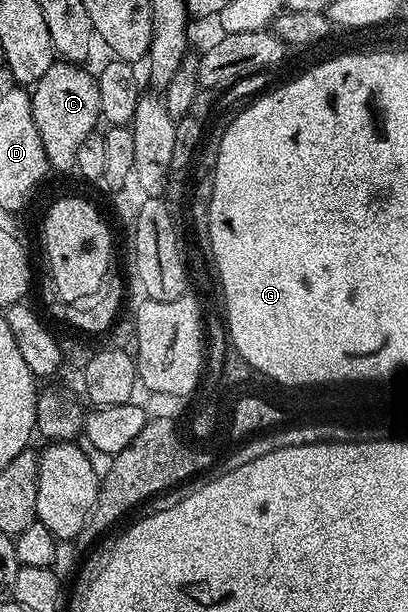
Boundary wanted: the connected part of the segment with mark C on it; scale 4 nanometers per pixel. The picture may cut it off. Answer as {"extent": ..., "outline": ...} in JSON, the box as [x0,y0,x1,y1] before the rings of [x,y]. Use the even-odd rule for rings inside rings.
{"extent":[30,60,101,171],"outline":[[[56,60],[30,91],[33,124],[37,124],[47,165],[52,171],[74,171],[77,148],[81,148],[81,144],[90,134],[96,133],[98,126],[95,125],[100,125],[101,122],[101,96],[95,83],[96,75],[83,69],[87,68],[73,62]]]}

